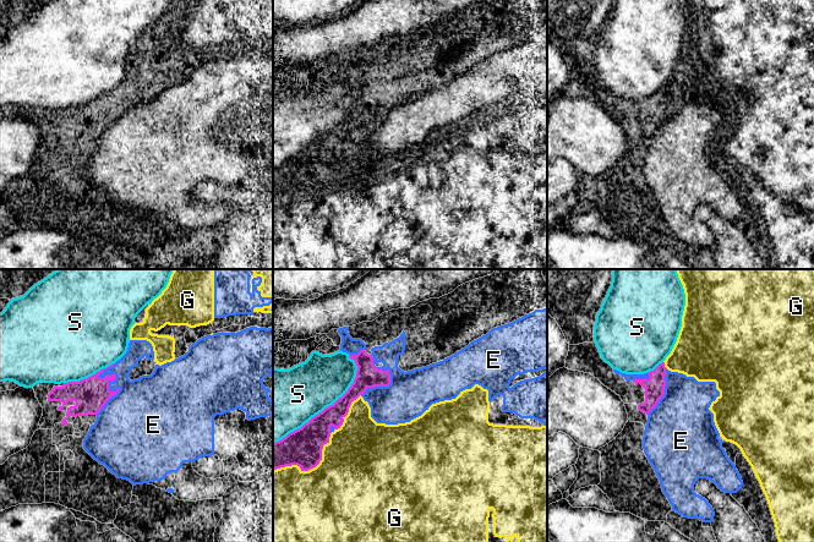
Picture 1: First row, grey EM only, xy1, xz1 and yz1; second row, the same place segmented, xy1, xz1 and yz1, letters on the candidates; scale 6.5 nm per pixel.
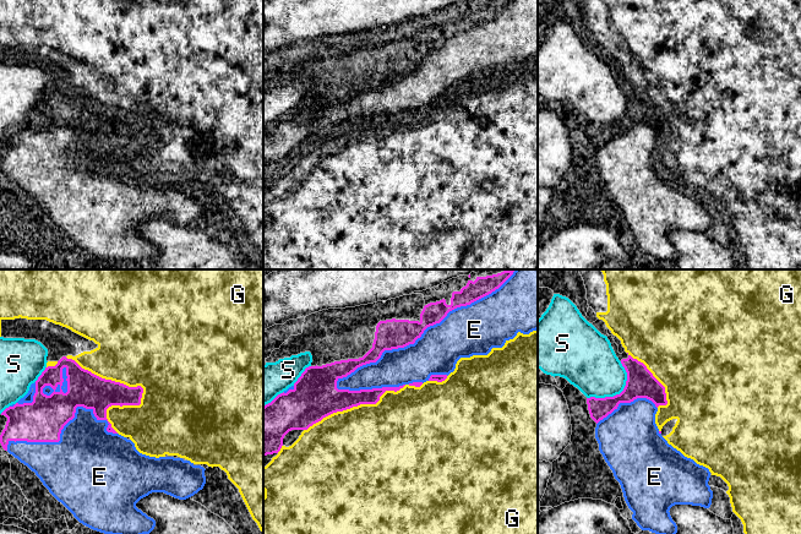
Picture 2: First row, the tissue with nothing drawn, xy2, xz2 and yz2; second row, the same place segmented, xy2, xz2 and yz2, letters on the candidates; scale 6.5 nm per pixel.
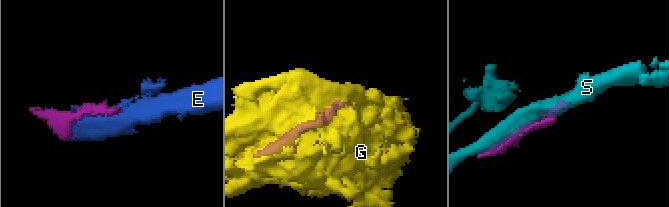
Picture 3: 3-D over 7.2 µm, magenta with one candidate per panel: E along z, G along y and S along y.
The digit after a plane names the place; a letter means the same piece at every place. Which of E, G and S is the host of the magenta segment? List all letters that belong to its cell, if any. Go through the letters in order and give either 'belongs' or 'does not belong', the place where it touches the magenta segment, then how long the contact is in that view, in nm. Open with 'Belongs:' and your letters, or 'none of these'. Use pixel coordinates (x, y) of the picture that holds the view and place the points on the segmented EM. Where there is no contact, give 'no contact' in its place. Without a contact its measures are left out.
Belongs: E
E: belongs; meets magenta in xz2 at (423, 332); contact 1400 nm long
G: does not belong; meets magenta in xy2 at (140, 386); contact 600 nm long
S: does not belong; meets magenta in xz1 at (328, 406); contact 750 nm long

